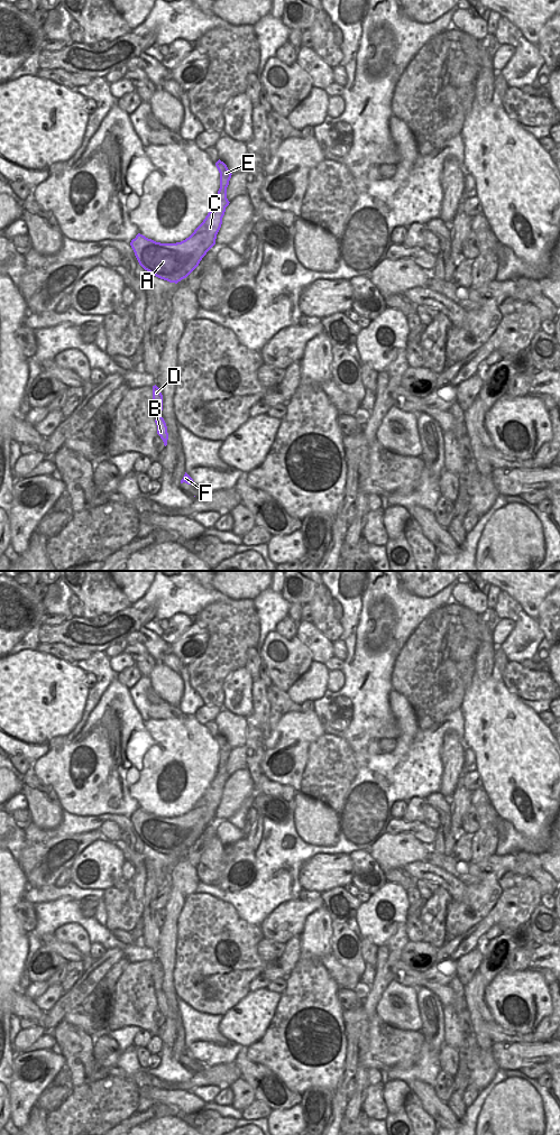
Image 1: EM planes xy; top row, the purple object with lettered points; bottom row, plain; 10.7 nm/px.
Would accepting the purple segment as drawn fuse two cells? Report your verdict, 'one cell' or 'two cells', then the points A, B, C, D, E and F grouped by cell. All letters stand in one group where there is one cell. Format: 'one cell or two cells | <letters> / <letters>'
two cells | A C D E / B F

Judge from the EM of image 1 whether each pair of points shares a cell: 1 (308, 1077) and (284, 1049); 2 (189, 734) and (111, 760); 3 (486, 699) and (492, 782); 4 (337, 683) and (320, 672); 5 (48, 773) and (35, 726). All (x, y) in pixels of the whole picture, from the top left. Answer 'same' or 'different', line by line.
1: same
2: different
3: same
4: different
5: different

